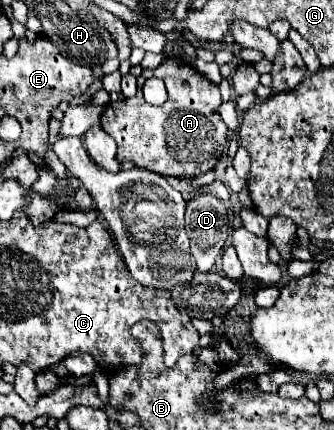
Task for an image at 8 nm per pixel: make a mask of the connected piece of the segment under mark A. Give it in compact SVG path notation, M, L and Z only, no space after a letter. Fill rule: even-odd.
M167 58L159 68L143 70L137 78L137 94L133 98L105 104L101 126L117 142L119 162L133 162L163 176L195 178L213 170L225 150L229 130L219 116L221 102L217 84L189 64ZM151 76L159 76L167 86L169 98L163 106L151 106L143 98L141 88Z

